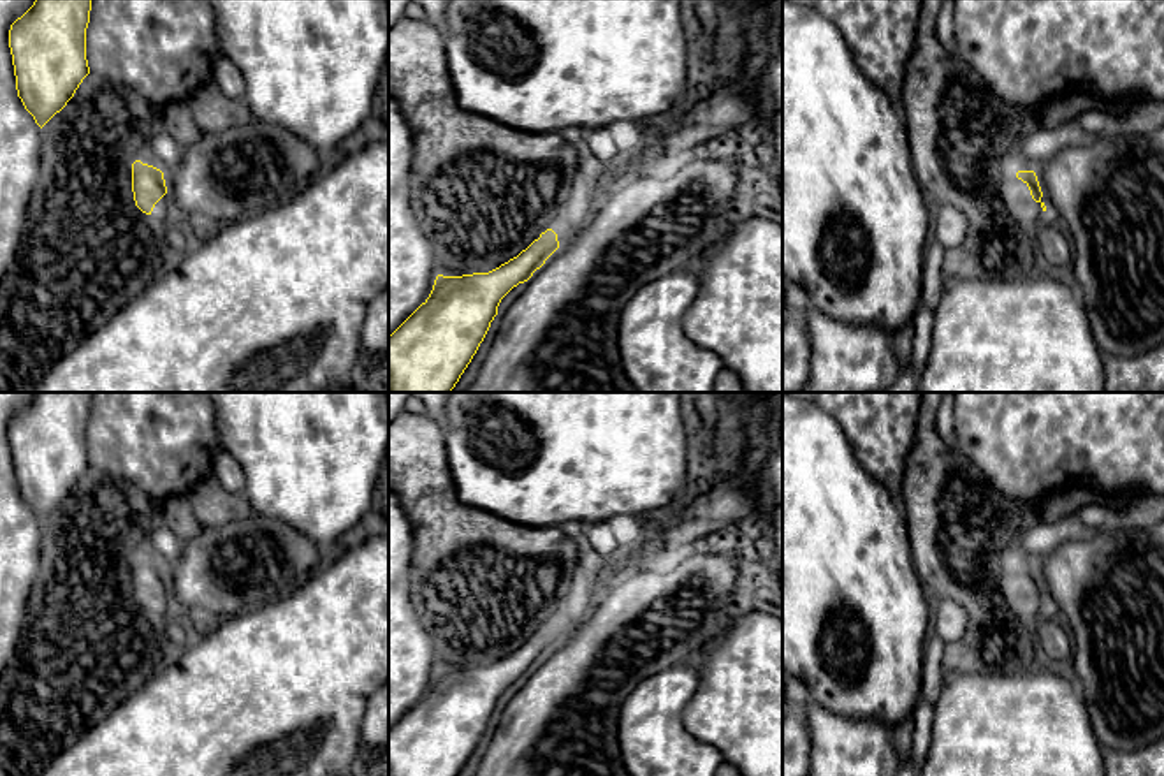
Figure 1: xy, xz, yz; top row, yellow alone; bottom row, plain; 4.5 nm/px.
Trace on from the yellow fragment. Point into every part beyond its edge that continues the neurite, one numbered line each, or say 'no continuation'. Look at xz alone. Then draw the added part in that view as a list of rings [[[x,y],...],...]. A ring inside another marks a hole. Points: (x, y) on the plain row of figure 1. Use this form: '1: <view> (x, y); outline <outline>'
1: xz (561, 614); outline [[[566,605],[556,607],[556,611],[550,616],[550,623],[557,628],[559,639],[564,635],[563,625],[566,625],[571,618],[571,611]]]

